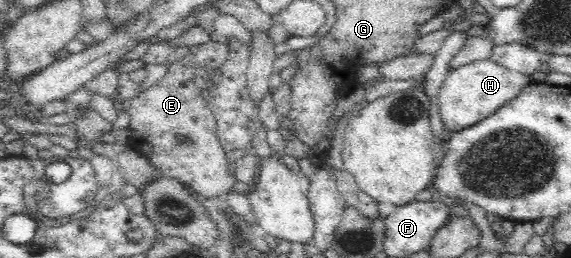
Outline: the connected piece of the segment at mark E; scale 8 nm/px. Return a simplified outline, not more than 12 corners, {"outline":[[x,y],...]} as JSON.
{"outline":[[192,48],[164,78],[124,101],[127,145],[205,200],[227,195],[214,113],[192,64]]}

